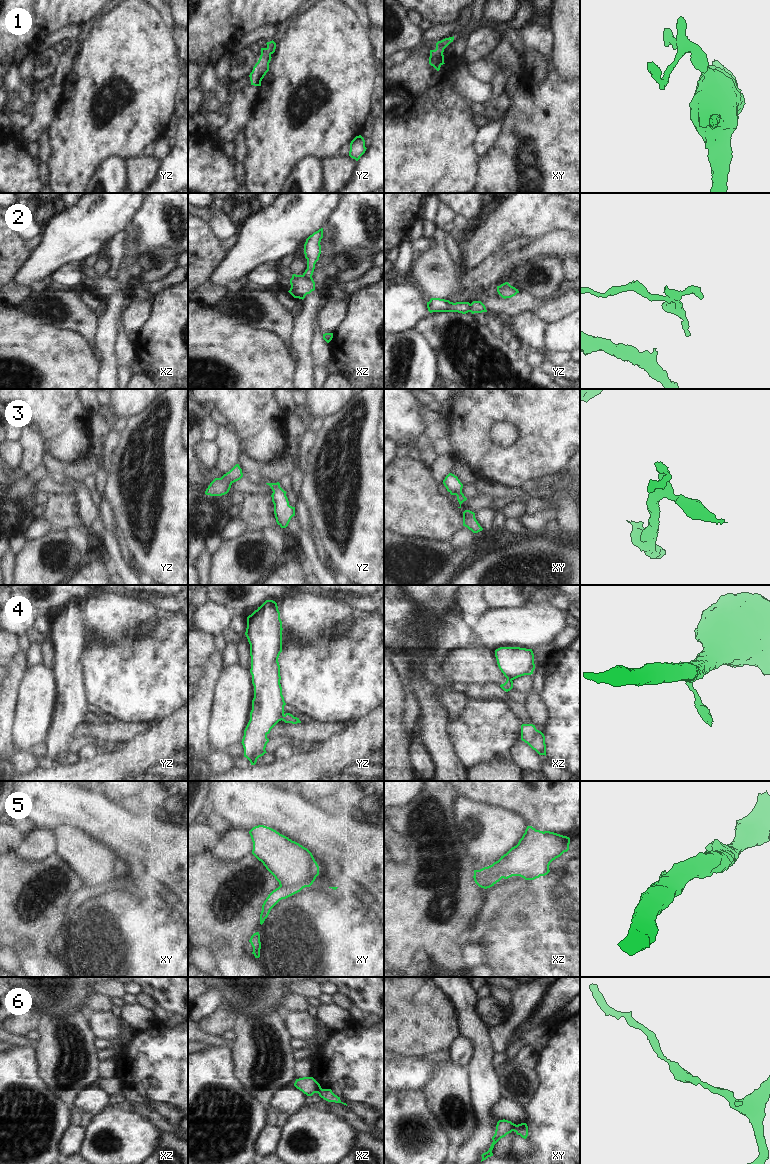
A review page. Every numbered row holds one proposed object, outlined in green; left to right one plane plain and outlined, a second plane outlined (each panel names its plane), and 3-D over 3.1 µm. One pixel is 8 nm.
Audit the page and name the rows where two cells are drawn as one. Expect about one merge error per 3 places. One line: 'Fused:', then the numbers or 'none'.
Fused: 2, 4, 5, 6

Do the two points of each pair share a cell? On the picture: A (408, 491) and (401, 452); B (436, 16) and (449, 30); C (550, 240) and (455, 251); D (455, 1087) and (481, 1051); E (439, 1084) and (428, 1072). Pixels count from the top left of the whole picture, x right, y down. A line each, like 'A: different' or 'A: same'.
A: different
B: different
C: different
D: different
E: different

